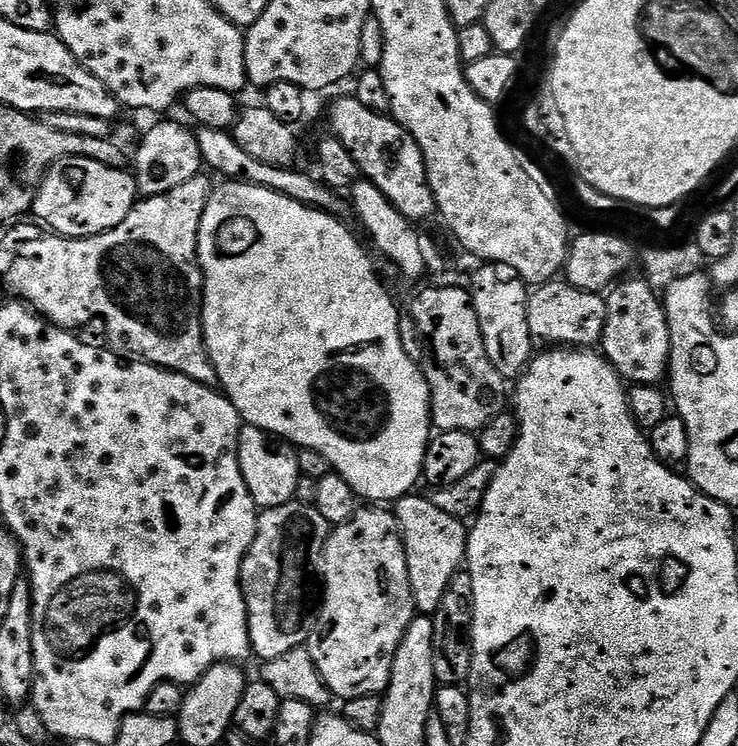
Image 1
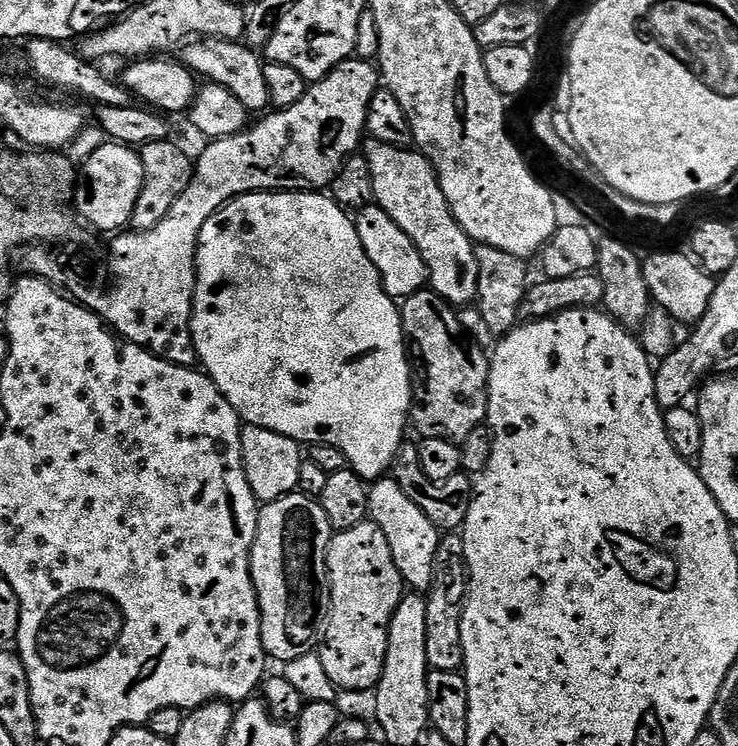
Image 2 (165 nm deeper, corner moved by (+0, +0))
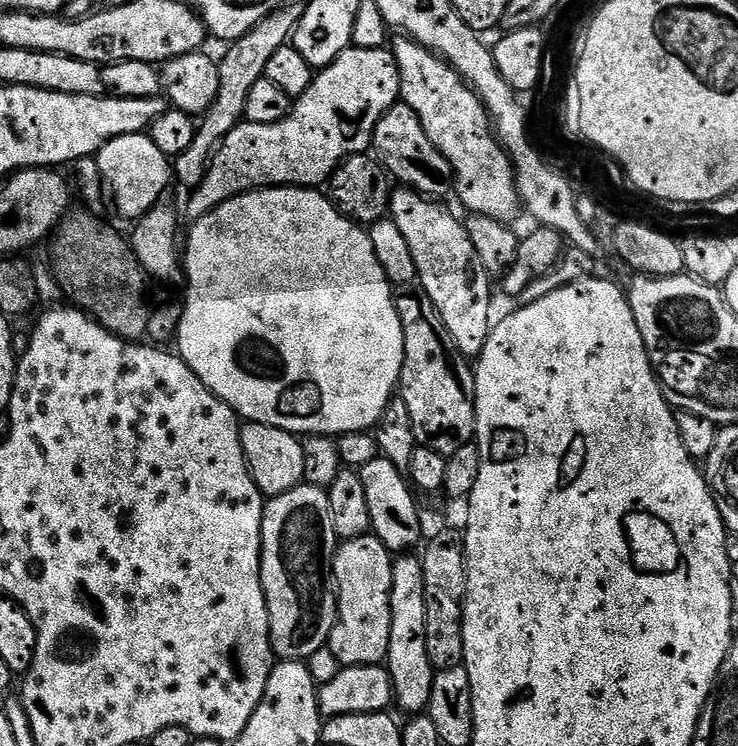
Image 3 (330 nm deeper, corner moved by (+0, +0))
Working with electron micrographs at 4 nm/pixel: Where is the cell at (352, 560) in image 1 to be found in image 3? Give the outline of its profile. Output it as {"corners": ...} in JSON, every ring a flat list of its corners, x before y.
{"corners":[[371,534,362,538,343,541,332,557,332,575,336,582,336,624,328,636,326,647,332,651,334,658,343,667,366,666,367,664,383,665,388,658,390,646,390,622,392,607,392,561,393,553,389,552,377,536]]}

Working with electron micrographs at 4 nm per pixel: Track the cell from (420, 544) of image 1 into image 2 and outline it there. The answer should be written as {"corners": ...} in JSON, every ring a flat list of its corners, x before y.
{"corners":[[381,478,369,487,368,493,371,523,377,524,382,534,386,534,386,542,390,542,390,554,394,554,394,566,398,566,398,574,413,593,427,593,436,577,436,555,441,530,403,493,397,480]]}

